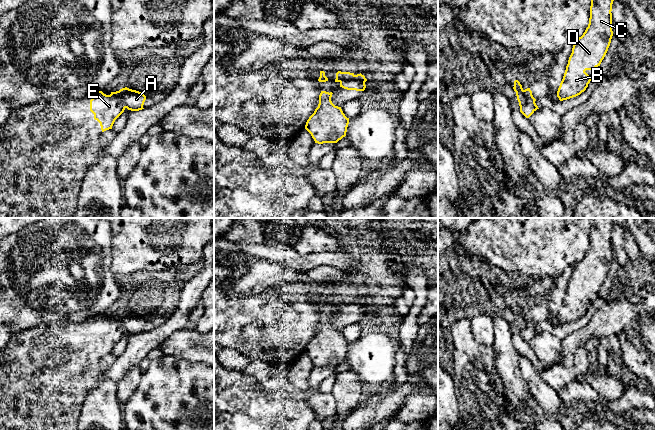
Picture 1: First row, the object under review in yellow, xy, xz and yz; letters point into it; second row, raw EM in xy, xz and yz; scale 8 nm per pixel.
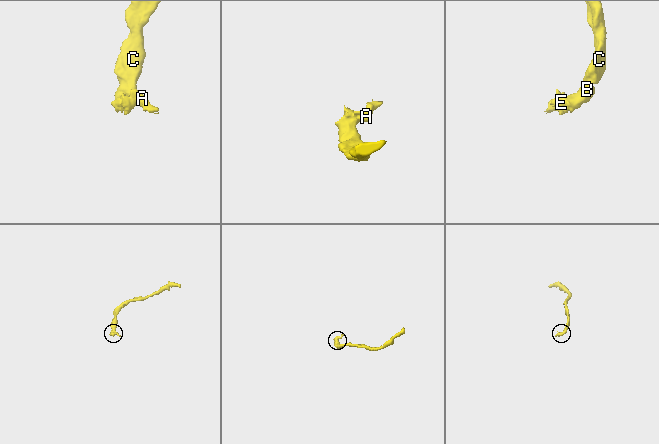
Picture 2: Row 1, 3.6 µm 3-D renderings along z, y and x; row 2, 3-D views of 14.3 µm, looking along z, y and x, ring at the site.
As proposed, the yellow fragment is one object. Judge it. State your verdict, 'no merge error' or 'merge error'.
merge error

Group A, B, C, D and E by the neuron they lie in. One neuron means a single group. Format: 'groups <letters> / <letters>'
groups A / B C D E

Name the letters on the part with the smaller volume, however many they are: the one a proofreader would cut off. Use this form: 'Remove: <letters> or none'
Remove: A

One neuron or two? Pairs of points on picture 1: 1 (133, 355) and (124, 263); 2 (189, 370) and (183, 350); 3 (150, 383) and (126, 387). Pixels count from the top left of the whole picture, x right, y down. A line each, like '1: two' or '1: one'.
1: two
2: two
3: two

